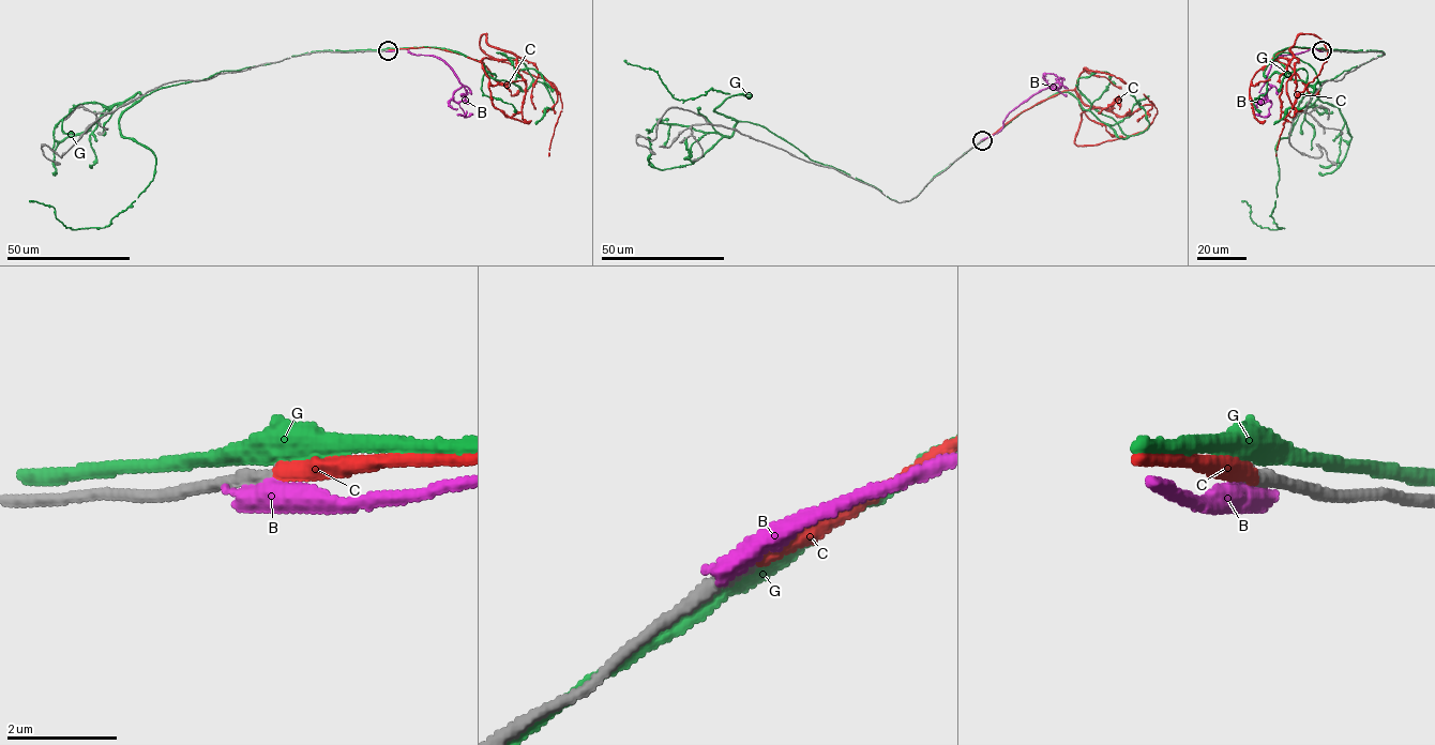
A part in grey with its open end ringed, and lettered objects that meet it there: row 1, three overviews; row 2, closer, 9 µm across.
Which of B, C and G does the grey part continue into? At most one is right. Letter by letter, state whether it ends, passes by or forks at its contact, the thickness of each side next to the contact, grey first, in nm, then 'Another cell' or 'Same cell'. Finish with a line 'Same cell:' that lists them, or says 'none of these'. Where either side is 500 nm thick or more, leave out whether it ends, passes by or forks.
B: It ends there. Thickness 360 nm (grey) against 480 nm. Another cell
C: It ends there. Thickness 320 nm (grey) against 360 nm. Same cell
G: It passes by. Thickness 340 nm (grey) against 440 nm. Another cell
Same cell: C

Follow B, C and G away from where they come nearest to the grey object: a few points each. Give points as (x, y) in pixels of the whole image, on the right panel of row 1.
B: (1323, 50), (1312, 48), (1277, 59), (1266, 80), (1270, 86), (1267, 99), (1272, 104), (1268, 115), (1255, 115)
C: (1322, 50), (1290, 47), (1272, 59), (1290, 59), (1301, 34), (1313, 34), (1327, 49), (1285, 120), (1277, 156)
G: (1322, 49), (1384, 54), (1304, 90), (1290, 133), (1275, 148), (1271, 216), (1282, 228), (1257, 225), (1241, 200)

